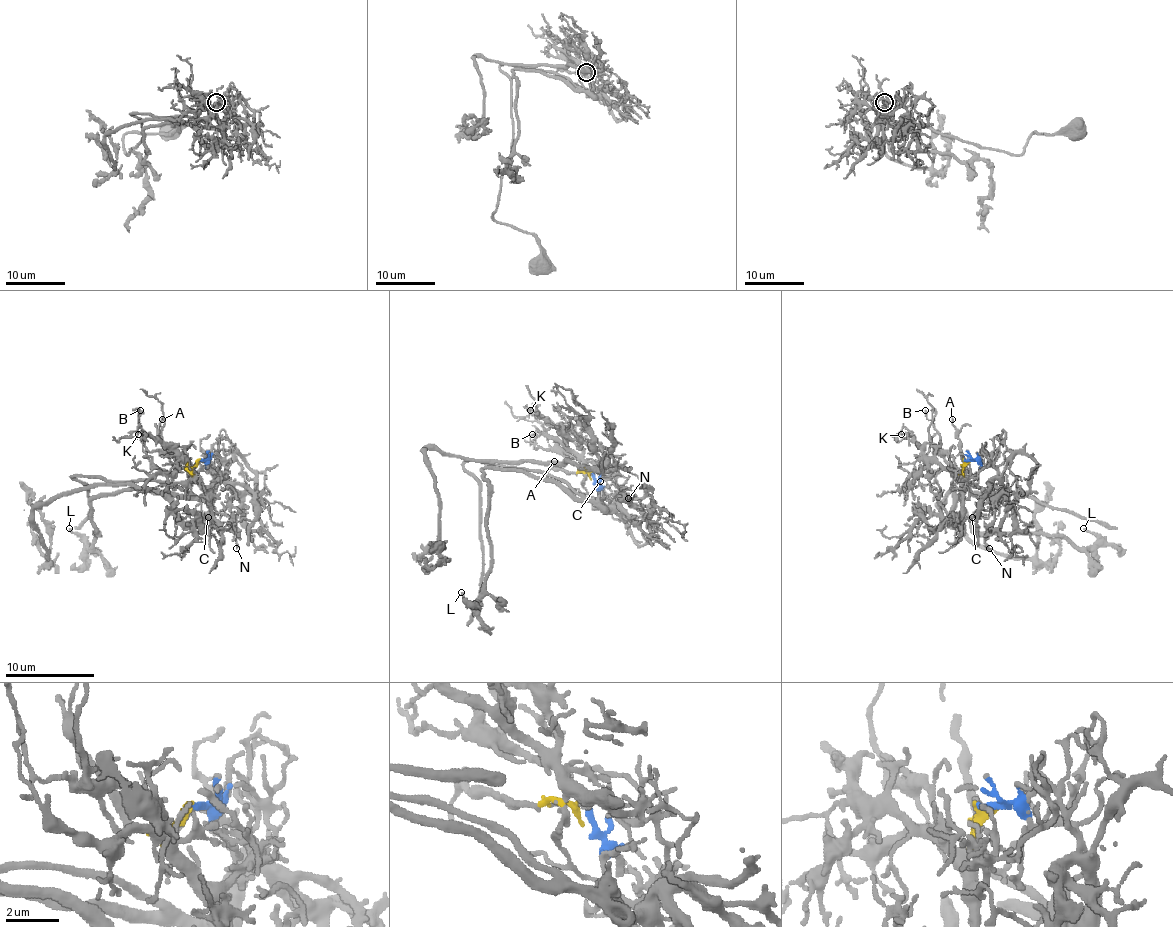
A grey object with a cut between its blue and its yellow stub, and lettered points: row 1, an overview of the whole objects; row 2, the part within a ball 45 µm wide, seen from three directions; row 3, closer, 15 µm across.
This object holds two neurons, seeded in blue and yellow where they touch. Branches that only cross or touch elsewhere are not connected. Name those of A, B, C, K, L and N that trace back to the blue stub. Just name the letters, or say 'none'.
C, L, N

